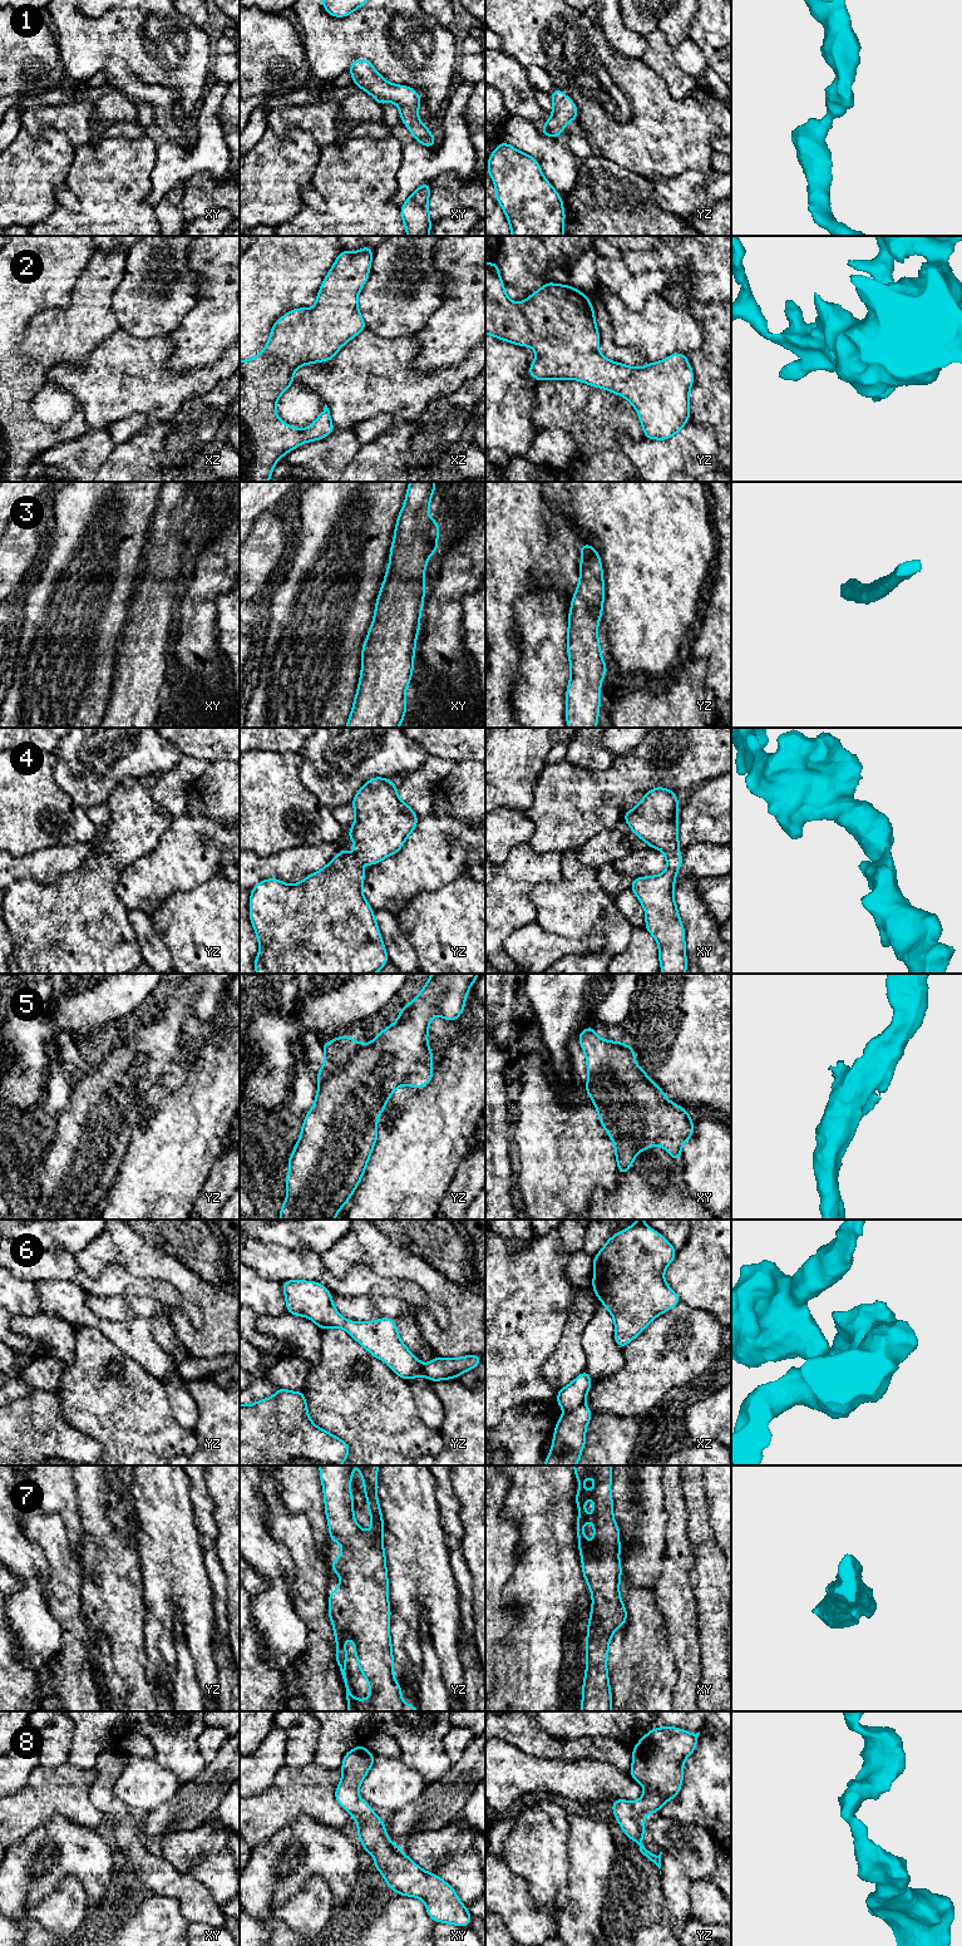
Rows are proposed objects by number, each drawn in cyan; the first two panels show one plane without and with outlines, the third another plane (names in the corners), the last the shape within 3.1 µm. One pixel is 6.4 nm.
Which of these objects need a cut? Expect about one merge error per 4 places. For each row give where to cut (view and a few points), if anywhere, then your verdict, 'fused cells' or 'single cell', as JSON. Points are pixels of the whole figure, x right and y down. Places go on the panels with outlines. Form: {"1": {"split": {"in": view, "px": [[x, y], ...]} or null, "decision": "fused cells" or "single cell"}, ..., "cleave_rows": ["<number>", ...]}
{"1": {"split": null, "decision": "single cell"}, "2": {"split": null, "decision": "single cell"}, "3": {"split": null, "decision": "single cell"}, "4": {"split": null, "decision": "single cell"}, "5": {"split": null, "decision": "single cell"}, "6": {"split": {"in": "xz", "px": [[583, 1403], [566, 1412]]}, "decision": "fused cells"}, "7": {"split": null, "decision": "single cell"}, "8": {"split": null, "decision": "single cell"}, "cleave_rows": ["6"]}

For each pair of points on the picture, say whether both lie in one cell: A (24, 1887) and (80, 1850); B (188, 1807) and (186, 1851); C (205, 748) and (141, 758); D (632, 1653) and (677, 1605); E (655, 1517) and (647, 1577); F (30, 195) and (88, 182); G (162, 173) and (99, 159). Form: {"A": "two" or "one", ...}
{"A": "one", "B": "two", "C": "two", "D": "two", "E": "one", "F": "two", "G": "two"}

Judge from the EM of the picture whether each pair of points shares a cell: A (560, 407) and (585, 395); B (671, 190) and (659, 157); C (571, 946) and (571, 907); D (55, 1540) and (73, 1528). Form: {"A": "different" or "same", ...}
{"A": "same", "B": "different", "C": "different", "D": "different"}

